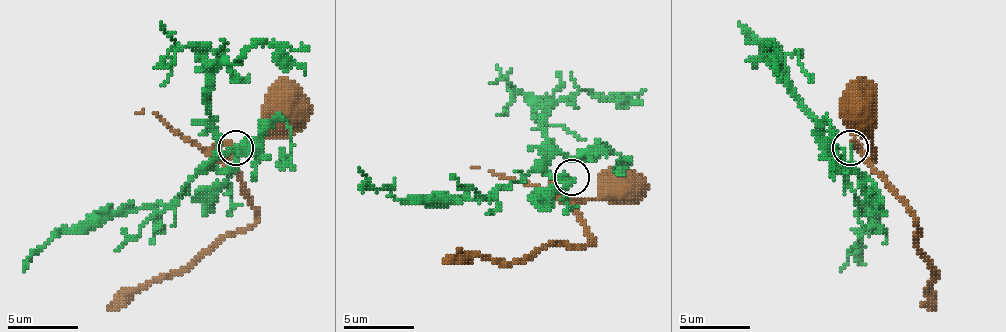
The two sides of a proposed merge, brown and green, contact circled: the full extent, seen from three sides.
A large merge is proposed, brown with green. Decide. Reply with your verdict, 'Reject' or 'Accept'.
Accept

